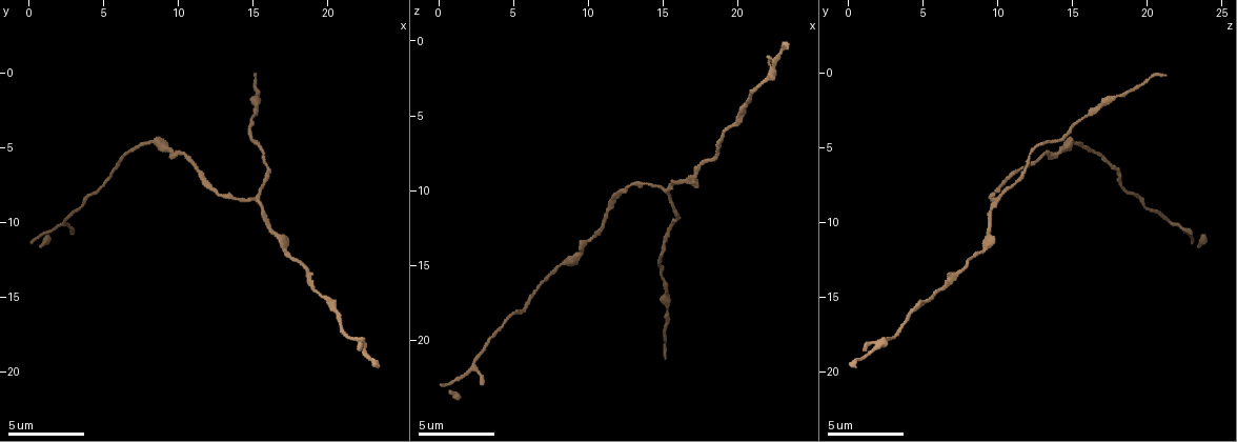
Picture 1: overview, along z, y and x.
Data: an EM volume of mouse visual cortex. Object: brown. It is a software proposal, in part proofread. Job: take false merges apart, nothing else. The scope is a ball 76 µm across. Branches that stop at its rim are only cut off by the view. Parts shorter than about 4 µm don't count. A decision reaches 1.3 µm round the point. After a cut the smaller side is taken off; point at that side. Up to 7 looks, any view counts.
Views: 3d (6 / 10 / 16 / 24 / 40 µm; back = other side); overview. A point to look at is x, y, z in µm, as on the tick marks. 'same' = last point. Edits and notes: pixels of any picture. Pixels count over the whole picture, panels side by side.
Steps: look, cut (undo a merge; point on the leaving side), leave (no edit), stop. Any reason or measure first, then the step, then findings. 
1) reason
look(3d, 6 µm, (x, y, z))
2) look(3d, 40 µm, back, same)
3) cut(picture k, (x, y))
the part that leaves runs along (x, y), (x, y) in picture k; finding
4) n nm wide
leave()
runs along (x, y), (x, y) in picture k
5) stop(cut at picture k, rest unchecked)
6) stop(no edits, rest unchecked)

branch point
look(3d, 10 µm, (15.4, 8.4, 10.0))

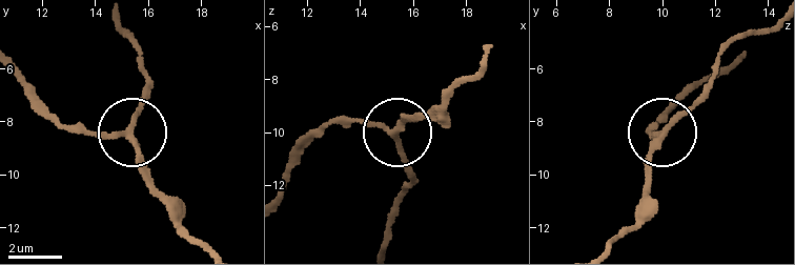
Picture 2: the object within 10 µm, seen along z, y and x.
190 nm wide
leave()
runs along (310, 143), (328, 127), (362, 118), (389, 127), (409, 184) in picture 2; continuous, no second neuron

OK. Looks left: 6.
narrows sharply
look(3d, 10 µm, (17.8, 12.6, 8.0))

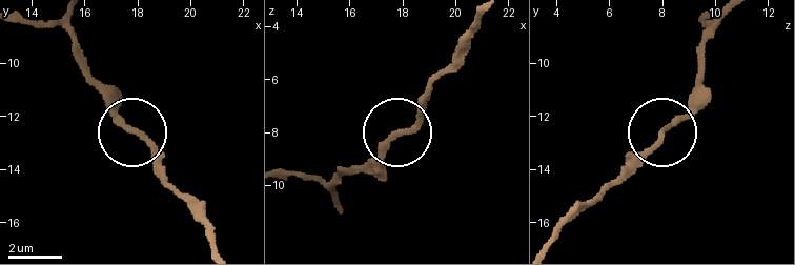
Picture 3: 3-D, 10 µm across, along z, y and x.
leave()
runs along (20, 18), (65, 28), (87, 83), (142, 138), (167, 176) in picture 3; one neuron here

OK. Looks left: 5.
look(3d, 10 µm, (15.2, 2.6, 16.4))

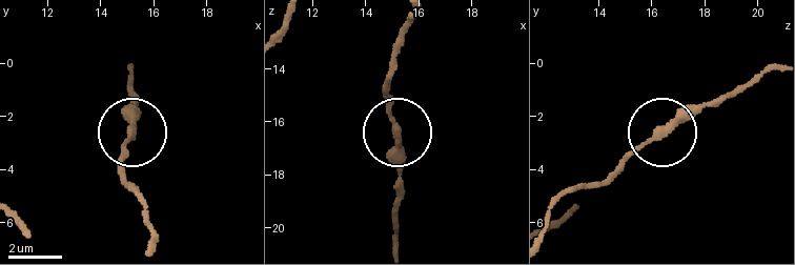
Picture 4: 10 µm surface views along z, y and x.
leave()
runs along (414, 19), (399, 43), (388, 84), (402, 197) in picture 4; one neuron here

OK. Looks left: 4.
stop(no edits, rest unchecked)

